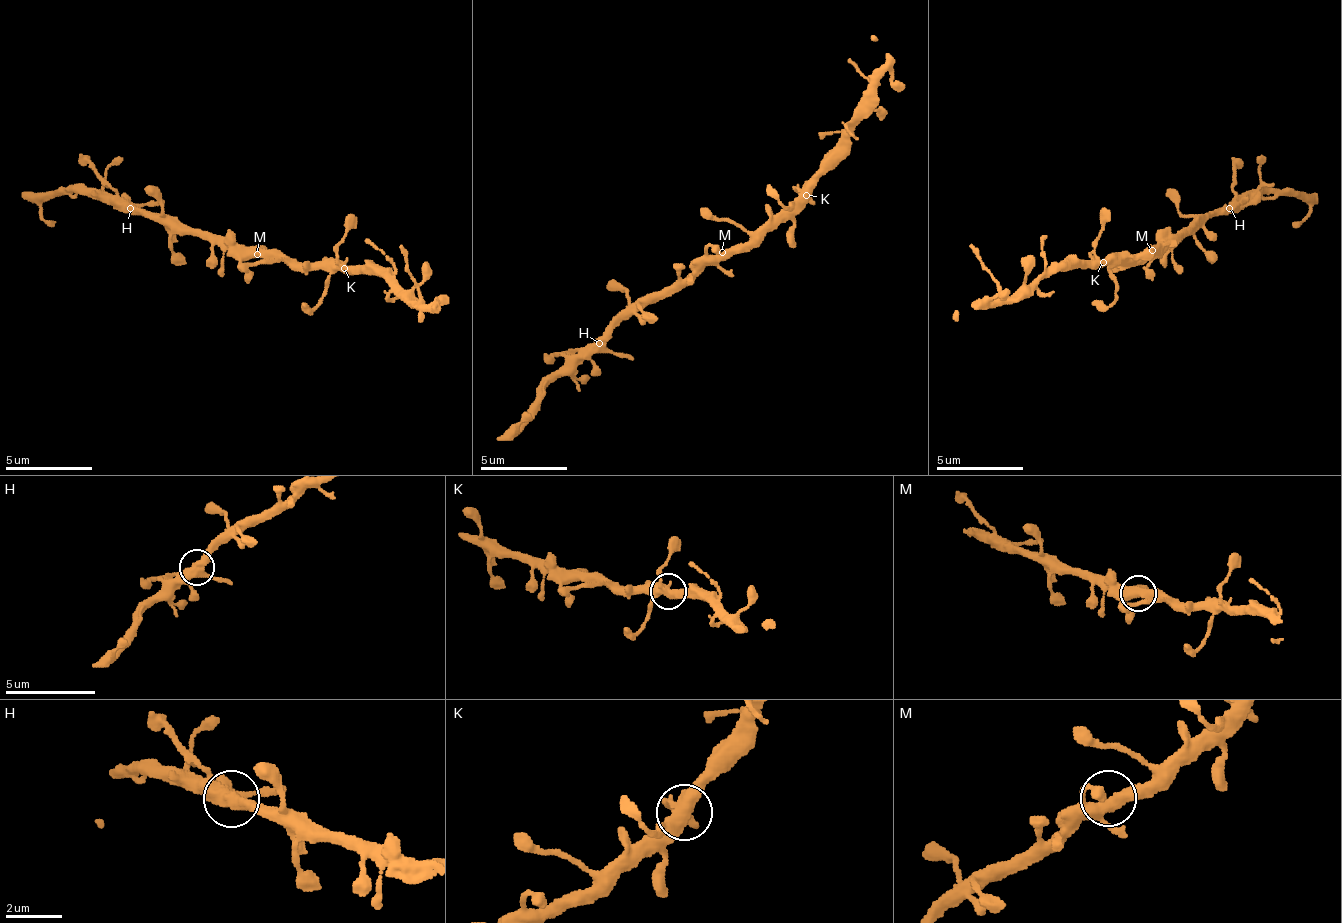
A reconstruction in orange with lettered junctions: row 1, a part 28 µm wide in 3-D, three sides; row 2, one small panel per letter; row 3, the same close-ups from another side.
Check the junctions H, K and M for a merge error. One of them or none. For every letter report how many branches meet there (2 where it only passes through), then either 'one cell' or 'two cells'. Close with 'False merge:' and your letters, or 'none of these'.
H: 4 branches meet; one cell
K: 4 branches meet; one cell
M: 4 branches meet; one cell
False merge: none of these

